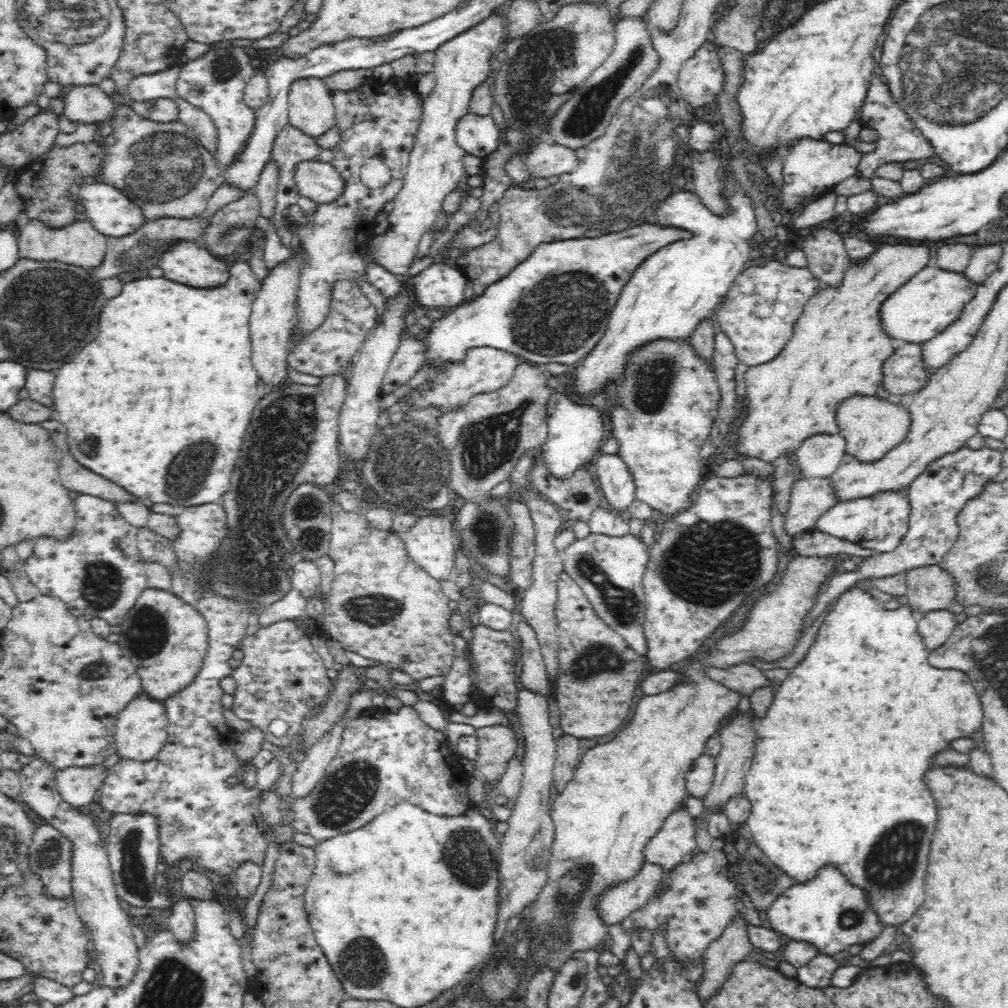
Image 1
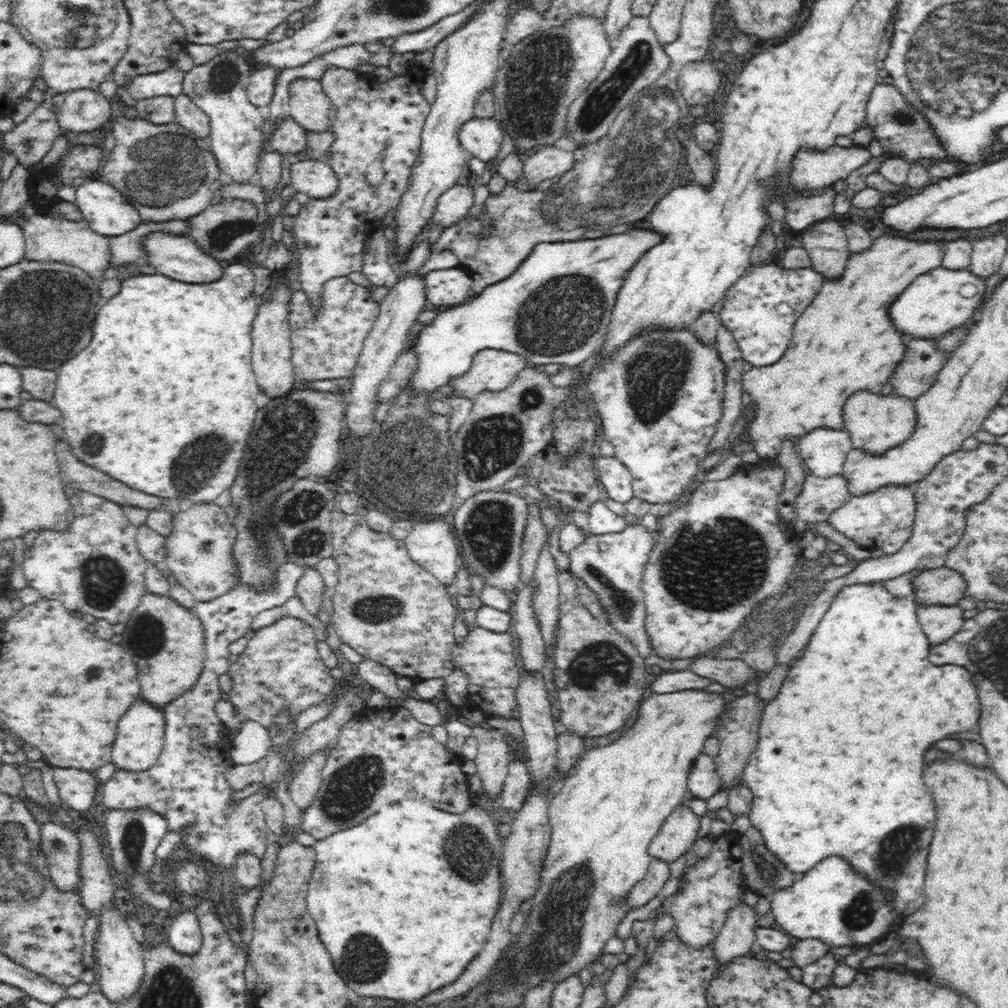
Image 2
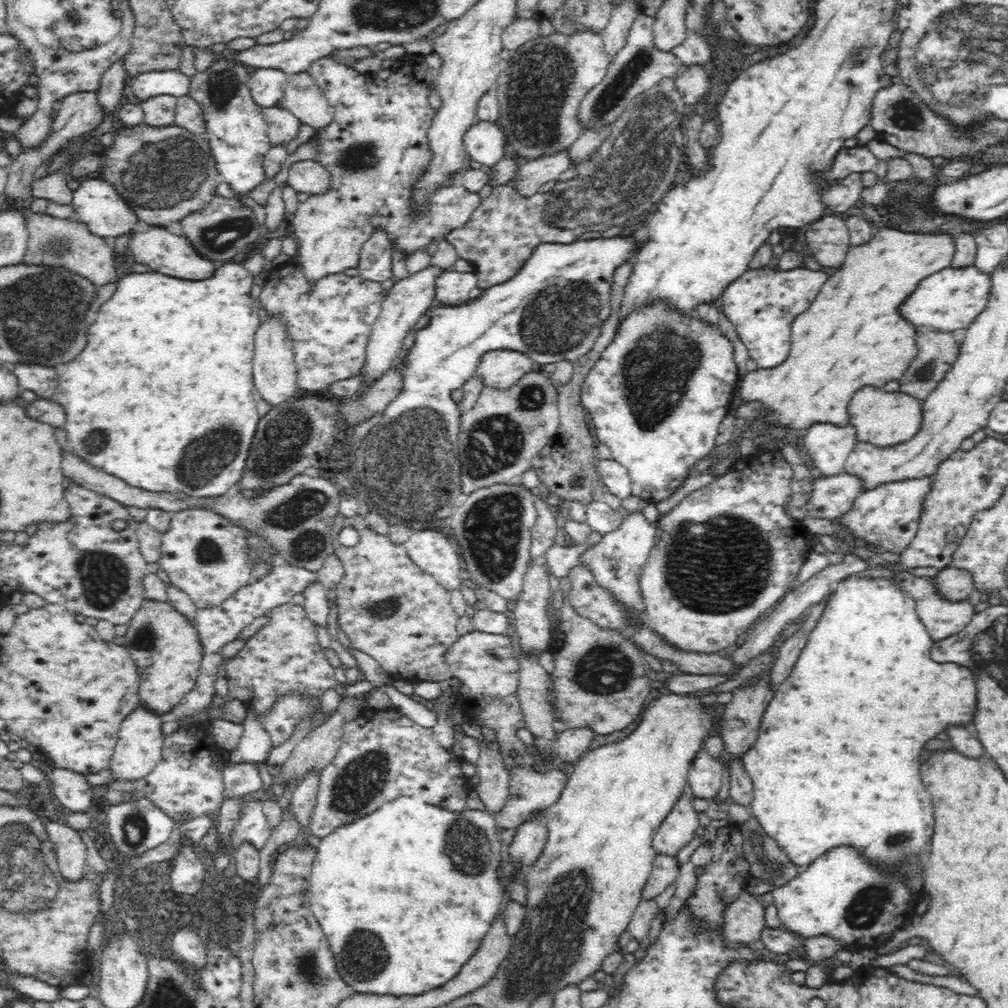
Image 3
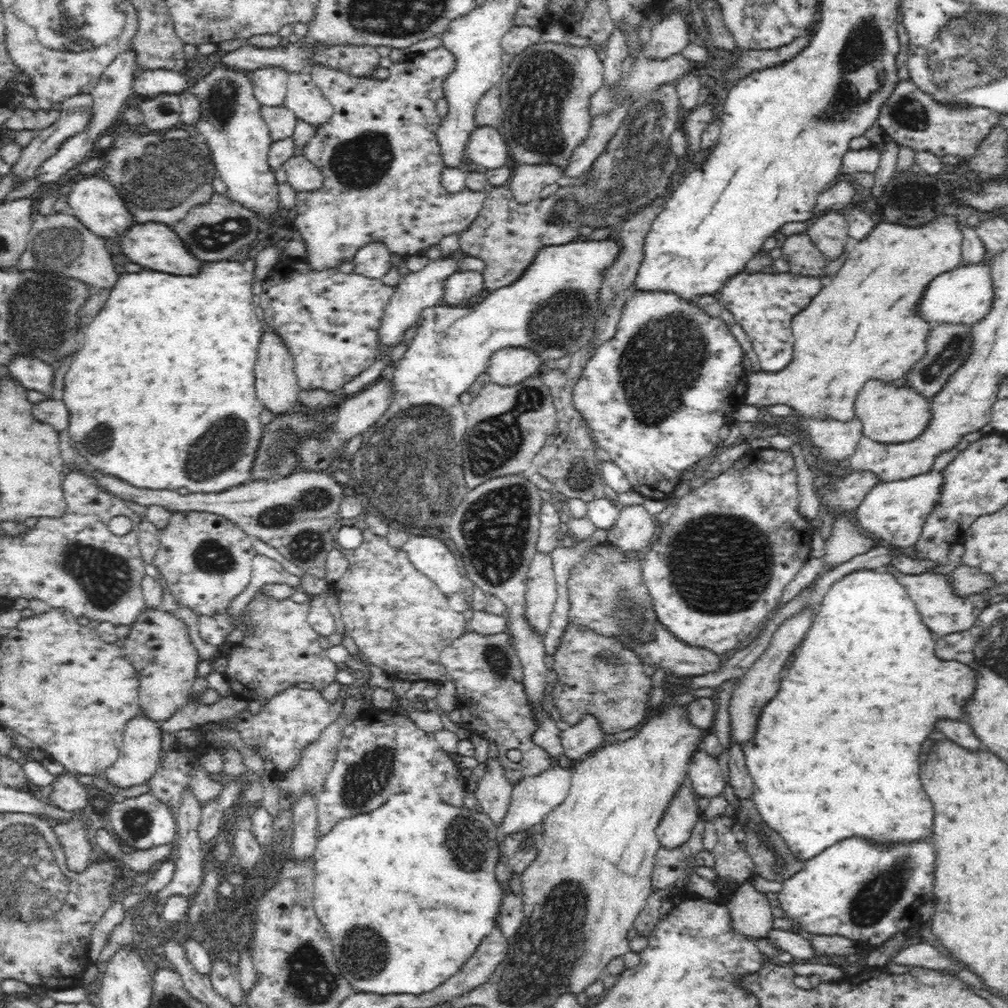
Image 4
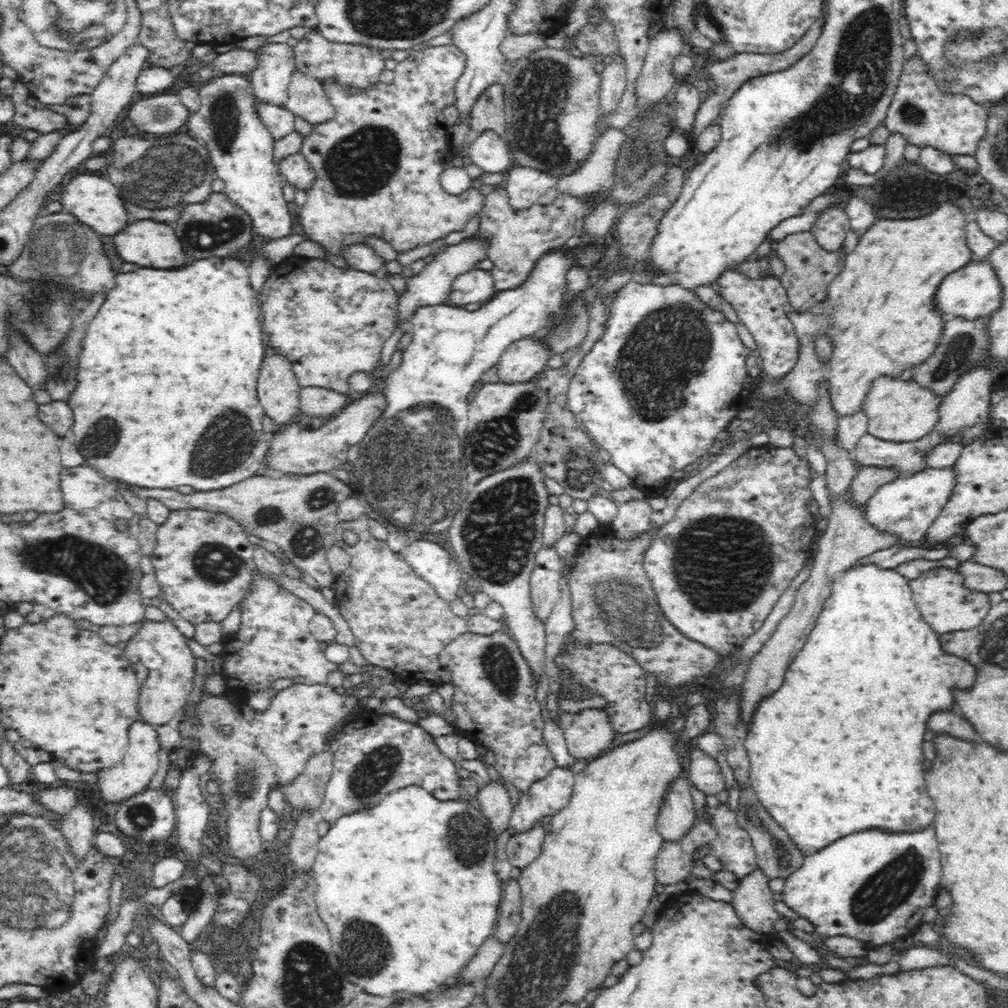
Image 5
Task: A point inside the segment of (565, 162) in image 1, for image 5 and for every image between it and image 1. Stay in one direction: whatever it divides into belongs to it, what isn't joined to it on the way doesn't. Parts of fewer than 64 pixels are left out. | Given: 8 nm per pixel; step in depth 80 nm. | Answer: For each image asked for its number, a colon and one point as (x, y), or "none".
2: (548, 161)
3: (532, 173)
4: (527, 180)
5: (524, 184)

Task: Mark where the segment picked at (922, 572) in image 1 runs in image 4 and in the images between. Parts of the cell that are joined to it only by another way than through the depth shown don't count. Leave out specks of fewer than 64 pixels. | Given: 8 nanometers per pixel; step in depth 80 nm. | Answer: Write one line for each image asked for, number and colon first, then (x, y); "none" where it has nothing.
2: (945, 586)
3: (955, 584)
4: (965, 580)

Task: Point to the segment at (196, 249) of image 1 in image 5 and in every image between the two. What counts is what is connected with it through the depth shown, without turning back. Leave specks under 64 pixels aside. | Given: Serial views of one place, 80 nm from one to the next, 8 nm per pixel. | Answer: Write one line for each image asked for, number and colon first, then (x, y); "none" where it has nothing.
2: (178, 257)
3: (171, 254)
4: (153, 246)
5: (148, 244)

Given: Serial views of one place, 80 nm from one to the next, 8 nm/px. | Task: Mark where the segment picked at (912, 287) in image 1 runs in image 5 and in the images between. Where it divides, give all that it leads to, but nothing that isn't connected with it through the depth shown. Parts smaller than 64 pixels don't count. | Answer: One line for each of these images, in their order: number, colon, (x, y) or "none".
2: (941, 300)
3: (952, 298)
4: (964, 295)
5: (974, 291)

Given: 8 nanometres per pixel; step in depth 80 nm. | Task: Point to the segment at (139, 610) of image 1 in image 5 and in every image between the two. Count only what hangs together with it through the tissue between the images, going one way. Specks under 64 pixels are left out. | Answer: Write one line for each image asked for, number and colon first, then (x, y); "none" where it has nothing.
2: (166, 640)
3: (166, 647)
4: (158, 645)
5: (164, 664)

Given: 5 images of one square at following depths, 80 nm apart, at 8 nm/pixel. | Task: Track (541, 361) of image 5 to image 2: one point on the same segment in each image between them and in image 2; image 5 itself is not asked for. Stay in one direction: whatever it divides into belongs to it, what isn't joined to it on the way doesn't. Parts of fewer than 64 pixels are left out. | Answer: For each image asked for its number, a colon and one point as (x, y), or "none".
2: (491, 371)
3: (500, 369)
4: (510, 366)

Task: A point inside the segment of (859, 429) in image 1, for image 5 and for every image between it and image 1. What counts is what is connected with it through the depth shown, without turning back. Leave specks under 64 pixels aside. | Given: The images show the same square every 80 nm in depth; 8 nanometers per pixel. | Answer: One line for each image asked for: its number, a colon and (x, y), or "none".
2: (876, 423)
3: (881, 418)
4: (889, 414)
5: (902, 411)

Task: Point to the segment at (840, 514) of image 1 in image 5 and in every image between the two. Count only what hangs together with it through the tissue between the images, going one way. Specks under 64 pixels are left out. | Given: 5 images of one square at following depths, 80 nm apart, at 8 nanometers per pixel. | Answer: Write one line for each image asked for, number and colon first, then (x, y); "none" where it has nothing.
2: (883, 519)
3: (886, 518)
4: (894, 512)
5: (906, 506)

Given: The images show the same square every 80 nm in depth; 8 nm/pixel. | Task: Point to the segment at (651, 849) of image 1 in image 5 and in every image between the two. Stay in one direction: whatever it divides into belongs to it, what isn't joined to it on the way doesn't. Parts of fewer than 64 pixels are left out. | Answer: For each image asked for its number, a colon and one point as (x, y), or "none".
2: (677, 835)
3: (677, 829)
4: (681, 816)
5: (678, 815)

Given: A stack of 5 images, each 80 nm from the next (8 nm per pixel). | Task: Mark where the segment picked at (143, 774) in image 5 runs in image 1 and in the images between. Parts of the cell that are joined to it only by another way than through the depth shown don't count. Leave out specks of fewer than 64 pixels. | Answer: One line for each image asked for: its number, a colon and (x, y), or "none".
1: (141, 731)
2: (139, 742)
3: (140, 743)
4: (139, 757)

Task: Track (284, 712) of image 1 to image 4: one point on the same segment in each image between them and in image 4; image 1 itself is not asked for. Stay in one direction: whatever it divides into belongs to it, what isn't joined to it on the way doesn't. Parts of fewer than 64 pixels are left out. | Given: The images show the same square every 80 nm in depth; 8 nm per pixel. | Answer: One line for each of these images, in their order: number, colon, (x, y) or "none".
2: (280, 668)
3: (284, 656)
4: (280, 649)

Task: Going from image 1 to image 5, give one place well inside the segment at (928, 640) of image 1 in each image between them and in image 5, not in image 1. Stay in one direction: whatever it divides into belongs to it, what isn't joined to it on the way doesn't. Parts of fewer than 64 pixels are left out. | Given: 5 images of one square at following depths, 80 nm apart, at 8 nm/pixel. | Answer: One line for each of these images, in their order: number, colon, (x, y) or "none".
2: (939, 623)
3: (942, 617)
4: (944, 612)
5: (944, 603)

